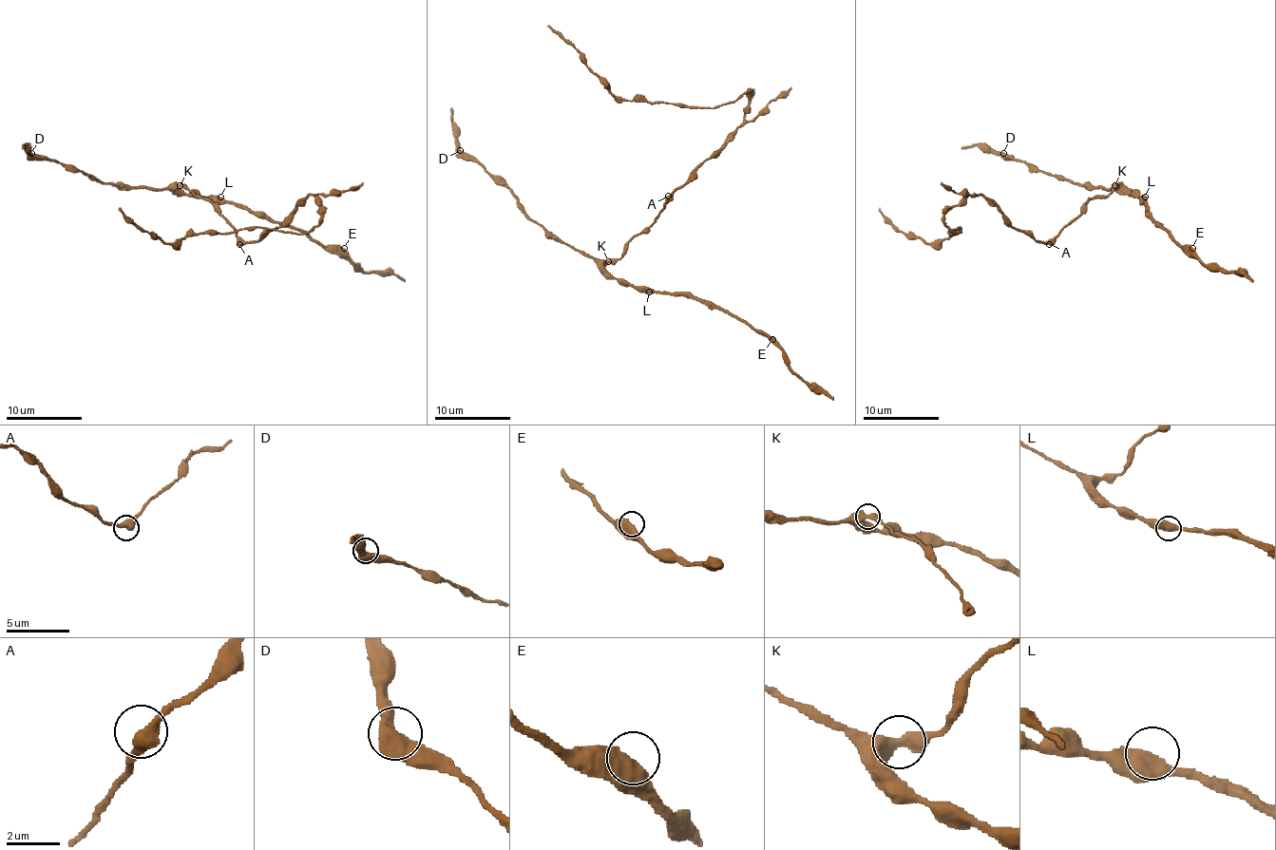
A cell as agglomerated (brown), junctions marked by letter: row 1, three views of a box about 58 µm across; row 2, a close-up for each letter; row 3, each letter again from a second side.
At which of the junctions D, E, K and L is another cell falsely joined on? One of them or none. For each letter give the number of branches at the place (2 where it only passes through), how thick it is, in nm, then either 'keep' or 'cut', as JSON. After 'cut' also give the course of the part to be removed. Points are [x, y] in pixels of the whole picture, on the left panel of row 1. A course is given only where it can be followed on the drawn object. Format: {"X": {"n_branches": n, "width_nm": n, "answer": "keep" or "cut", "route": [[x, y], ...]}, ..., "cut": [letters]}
{"D": {"n_branches": 2, "width_nm": 550, "answer": "keep"}, "E": {"n_branches": 2, "width_nm": 500, "answer": "keep"}, "K": {"n_branches": 2, "width_nm": 500, "answer": "cut", "route": [[180, 185], [245, 242], [310, 195], [321, 221], [306, 233], [245, 227], [174, 242], [119, 208]]}, "L": {"n_branches": 2, "width_nm": 550, "answer": "keep"}, "cut": ["K"]}

